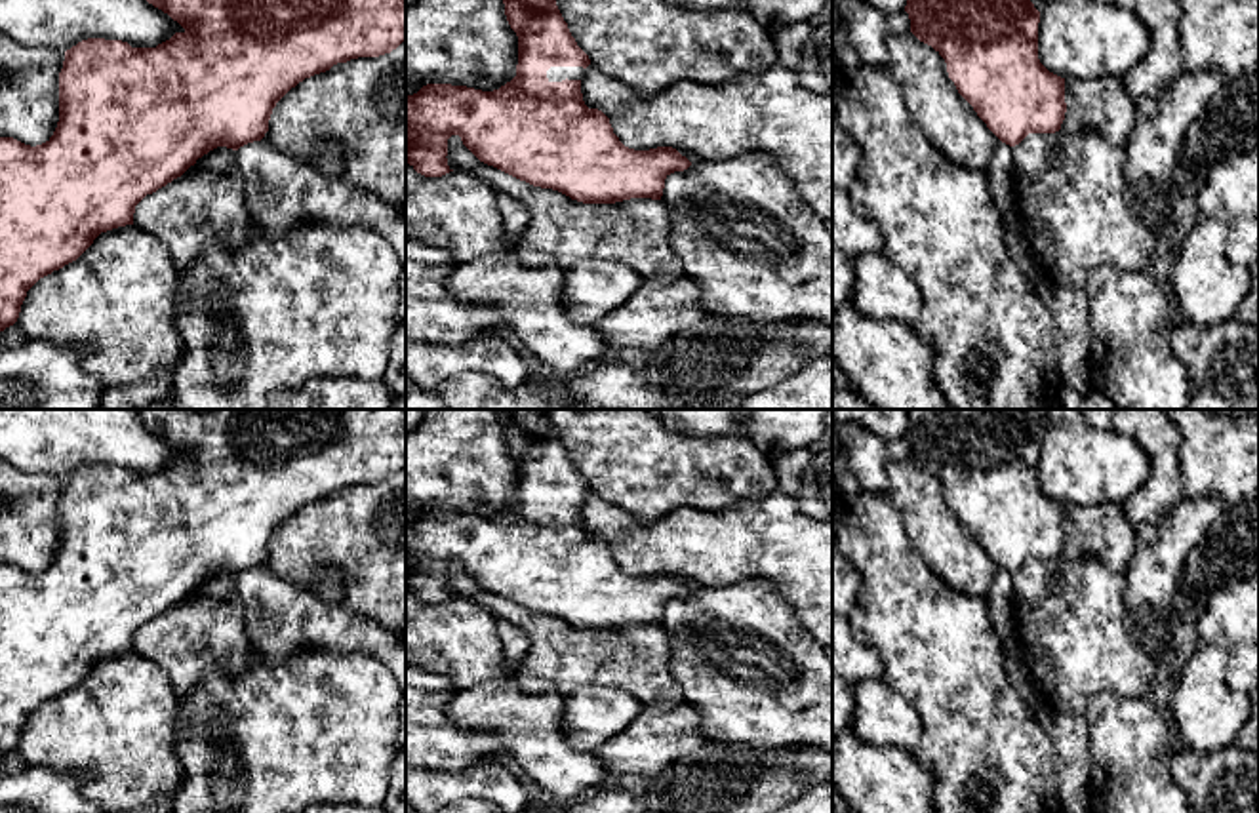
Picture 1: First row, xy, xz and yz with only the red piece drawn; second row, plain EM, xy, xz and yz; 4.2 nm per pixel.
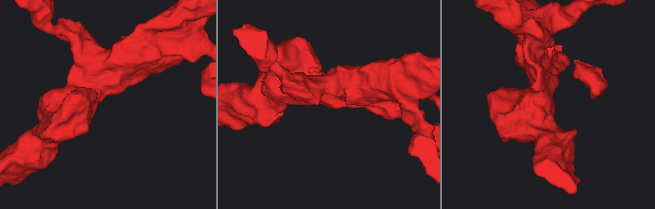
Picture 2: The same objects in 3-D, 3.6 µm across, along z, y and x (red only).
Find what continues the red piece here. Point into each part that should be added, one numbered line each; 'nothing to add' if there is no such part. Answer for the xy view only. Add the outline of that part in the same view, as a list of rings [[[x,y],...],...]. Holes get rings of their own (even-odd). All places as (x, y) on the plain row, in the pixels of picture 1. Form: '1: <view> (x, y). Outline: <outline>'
nothing to add

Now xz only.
1: xz (555, 499). Outline: [[[550,493],[547,497],[549,508],[562,508],[562,506],[585,506],[587,495],[583,493]]]

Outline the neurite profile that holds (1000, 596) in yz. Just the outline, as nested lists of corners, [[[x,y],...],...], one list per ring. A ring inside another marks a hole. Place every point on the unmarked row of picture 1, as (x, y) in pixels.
[[[1002,567],[987,594],[987,611],[998,634],[998,640],[1006,644],[1015,634],[1013,581],[1011,573]]]

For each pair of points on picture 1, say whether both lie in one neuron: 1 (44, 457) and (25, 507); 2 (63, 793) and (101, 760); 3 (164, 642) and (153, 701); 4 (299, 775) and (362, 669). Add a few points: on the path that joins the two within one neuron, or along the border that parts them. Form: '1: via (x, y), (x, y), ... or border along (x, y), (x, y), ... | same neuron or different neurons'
1: border along (19, 469), (63, 478) | different neurons
2: border along (39, 766), (77, 773), (82, 793) | different neurons
3: border along (134, 650), (164, 671), (179, 705) | different neurons
4: via (319, 749), (328, 724), (353, 695) | same neuron

